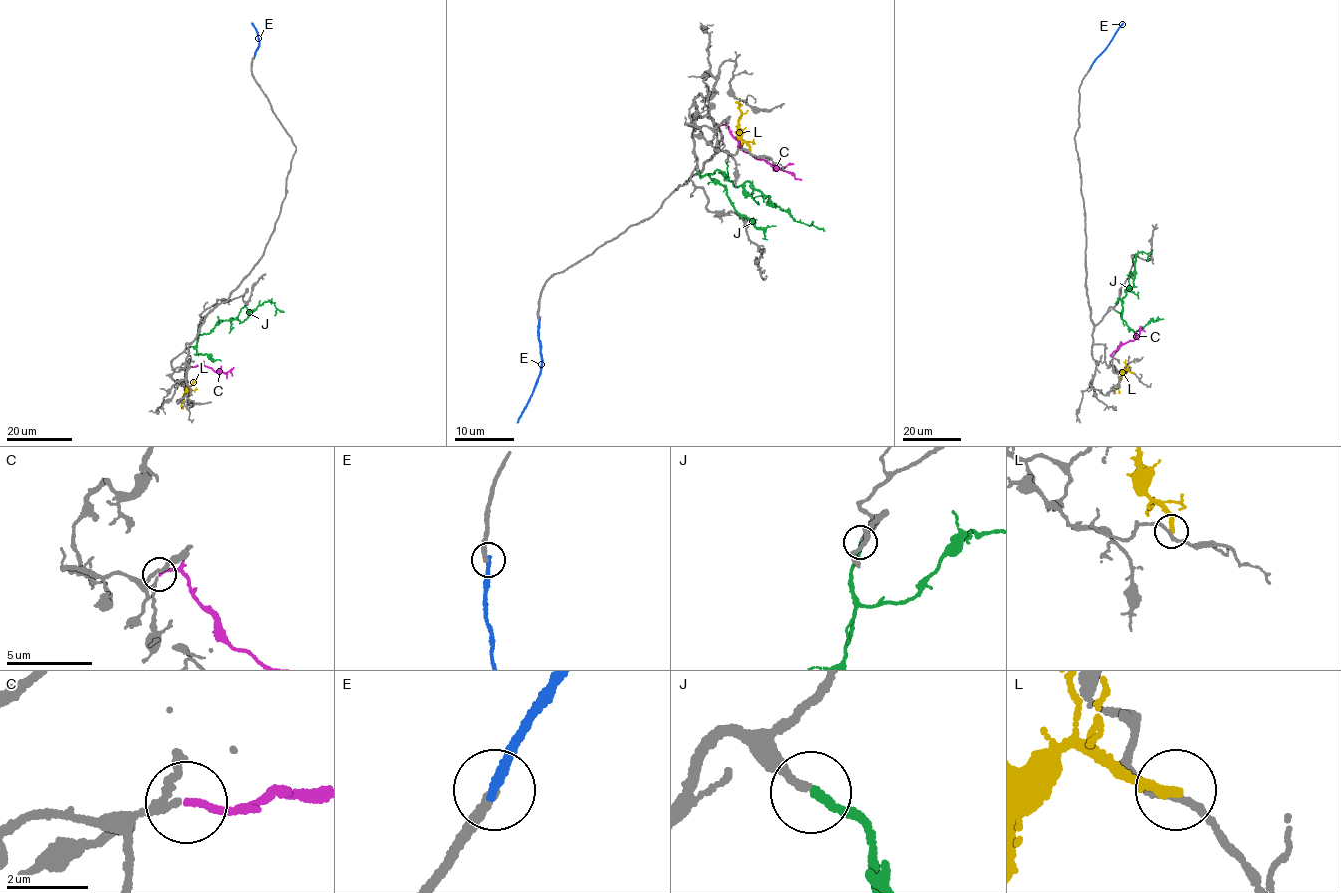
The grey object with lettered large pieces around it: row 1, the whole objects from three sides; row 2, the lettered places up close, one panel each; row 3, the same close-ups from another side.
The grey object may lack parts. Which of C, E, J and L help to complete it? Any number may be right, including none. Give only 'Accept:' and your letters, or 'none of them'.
Accept: C, J

